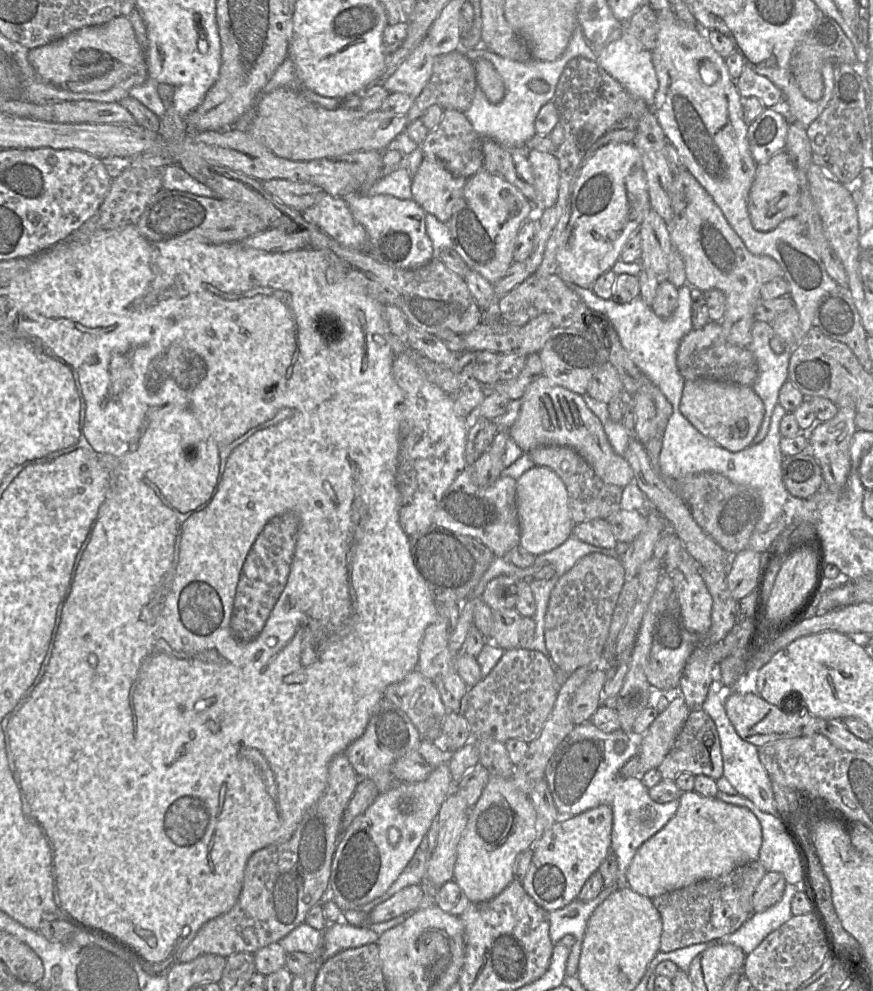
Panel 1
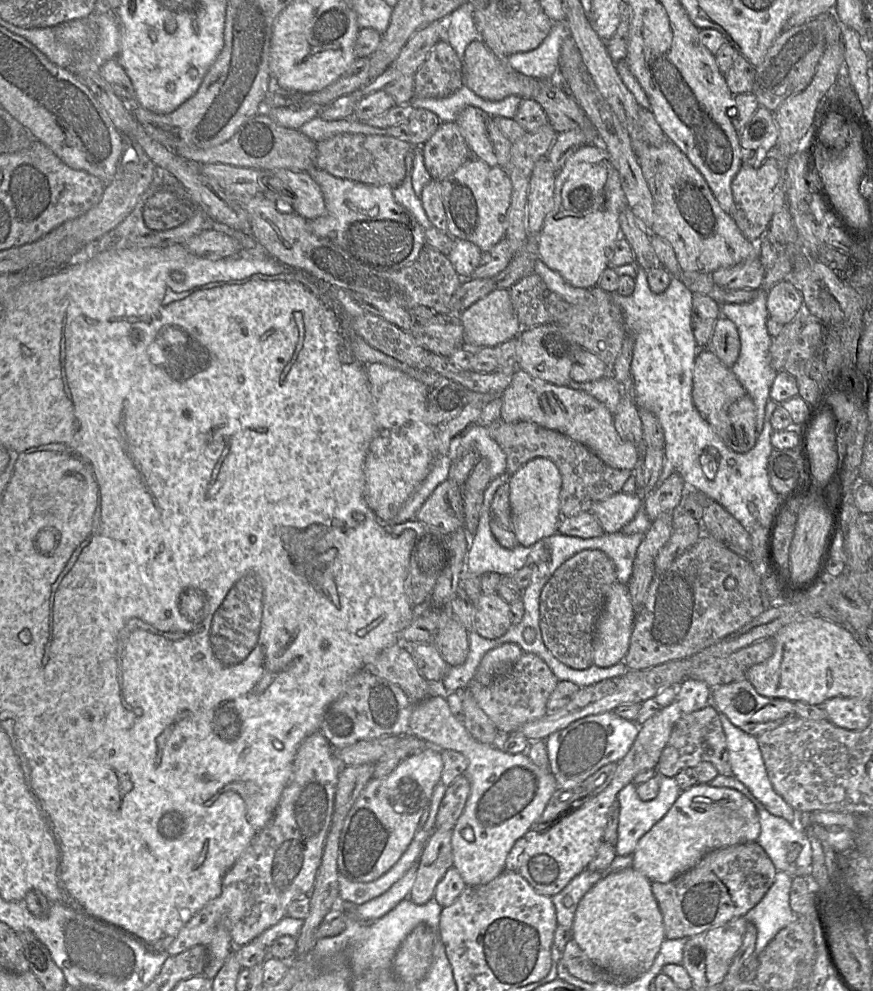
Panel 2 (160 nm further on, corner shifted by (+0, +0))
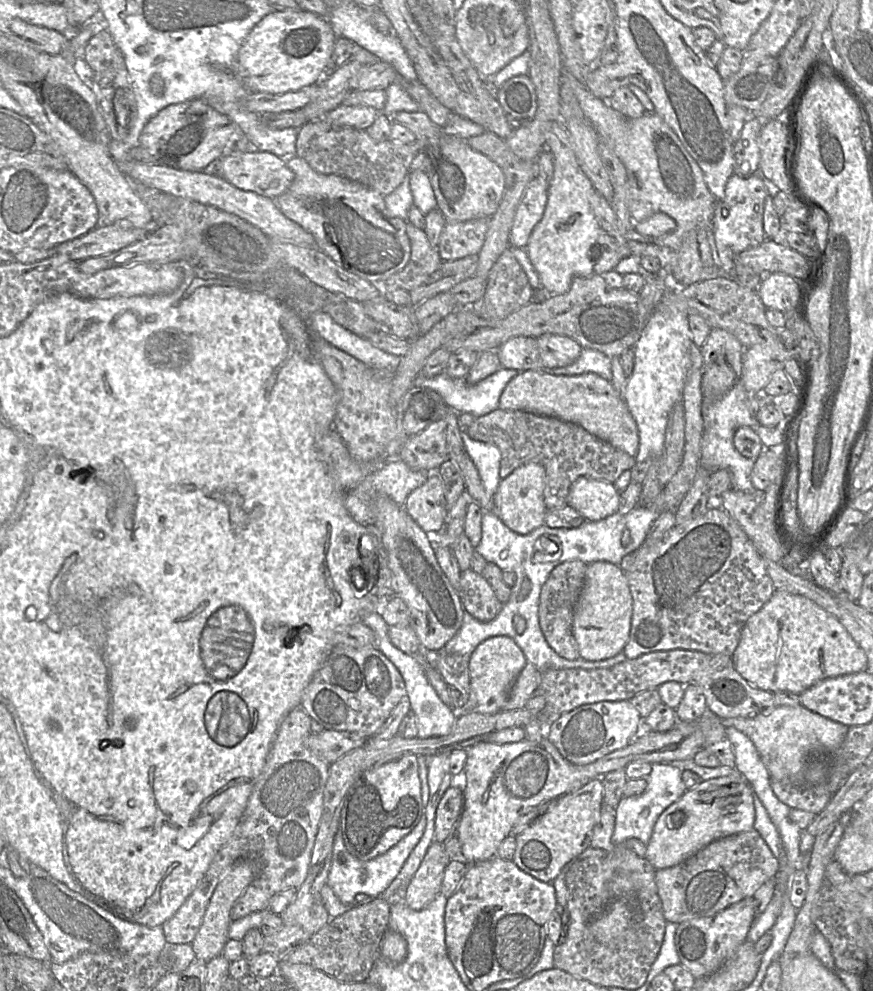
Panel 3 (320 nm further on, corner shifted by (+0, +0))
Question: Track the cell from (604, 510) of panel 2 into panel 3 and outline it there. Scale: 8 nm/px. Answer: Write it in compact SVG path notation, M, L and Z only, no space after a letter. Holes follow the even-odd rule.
M579 477L570 487L567 504L576 509L585 520L599 521L618 512L620 492L611 483L587 477Z

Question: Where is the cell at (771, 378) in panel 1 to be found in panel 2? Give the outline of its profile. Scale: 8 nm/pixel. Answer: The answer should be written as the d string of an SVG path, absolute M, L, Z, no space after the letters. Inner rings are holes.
M757 290L756 297L748 303L719 304L722 316L731 320L738 331L741 349L739 357L731 367L732 372L737 377L741 385L745 388L756 407L756 432L762 432L764 425L765 407L770 399L769 393L774 379L778 372L770 364L770 346L774 338L767 331L767 319L769 317L767 309L767 291Z

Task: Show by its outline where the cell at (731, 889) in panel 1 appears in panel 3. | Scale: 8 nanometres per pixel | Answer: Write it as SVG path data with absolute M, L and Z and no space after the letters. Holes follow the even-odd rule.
M755 829L718 839L682 863L656 871L664 918L681 924L713 916L744 898L753 897L766 881L777 875L779 868L778 859Z

